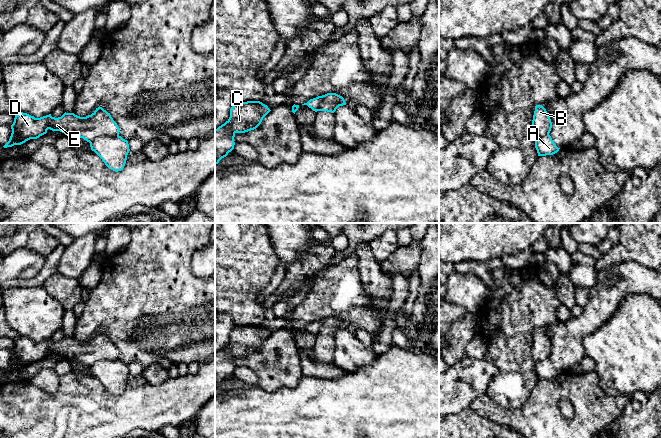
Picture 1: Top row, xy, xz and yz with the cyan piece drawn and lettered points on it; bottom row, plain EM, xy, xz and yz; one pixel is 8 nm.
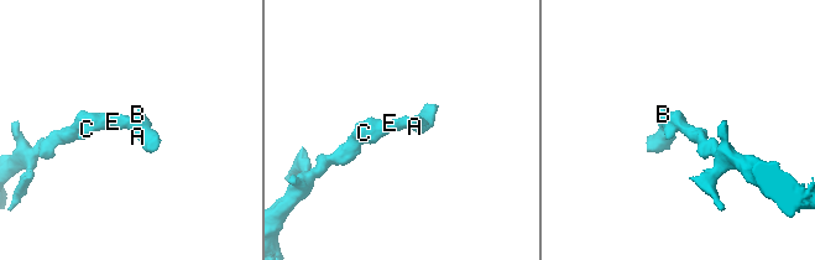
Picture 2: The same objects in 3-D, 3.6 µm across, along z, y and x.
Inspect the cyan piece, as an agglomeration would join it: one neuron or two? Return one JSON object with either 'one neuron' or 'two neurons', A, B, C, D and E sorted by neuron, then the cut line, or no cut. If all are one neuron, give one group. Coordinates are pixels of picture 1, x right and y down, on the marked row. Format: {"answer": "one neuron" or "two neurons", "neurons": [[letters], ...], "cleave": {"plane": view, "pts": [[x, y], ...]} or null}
{"answer": "two neurons", "neurons": [["A"], ["B", "C", "D", "E"]], "cleave": {"plane": "xy", "pts": [[118, 134], [100, 135], [89, 142]]}}

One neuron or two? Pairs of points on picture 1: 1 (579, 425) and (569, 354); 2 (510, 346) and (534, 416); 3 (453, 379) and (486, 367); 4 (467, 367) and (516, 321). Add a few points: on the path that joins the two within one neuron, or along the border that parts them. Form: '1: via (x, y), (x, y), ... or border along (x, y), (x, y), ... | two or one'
1: border along (568, 370), (561, 371), (556, 376), (546, 379) | two
2: border along (538, 380), (528, 398), (520, 406), (506, 408) | two
3: via (461, 376), (473, 376), (478, 373) | one
4: border along (485, 357), (498, 368), (498, 372), (490, 381) | two

